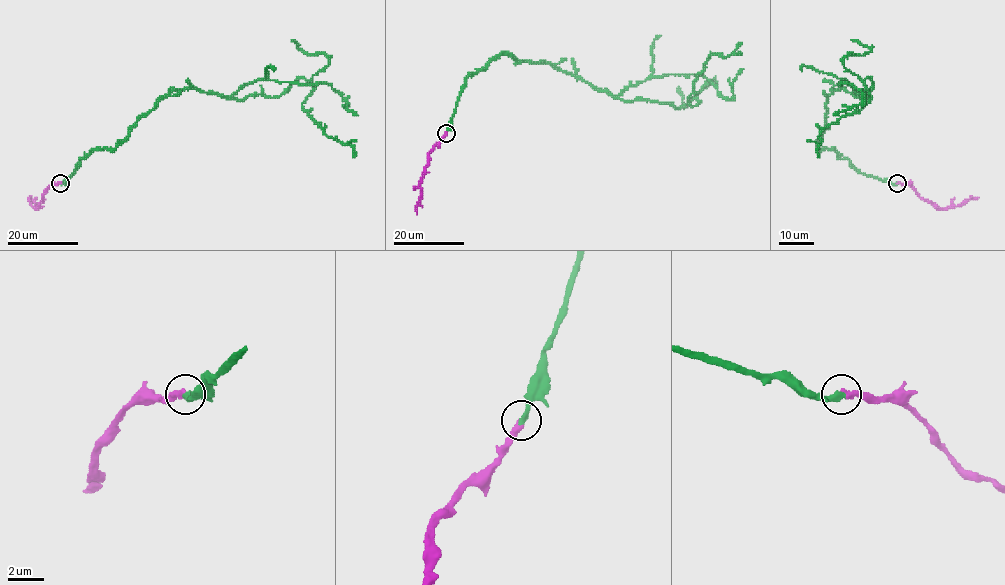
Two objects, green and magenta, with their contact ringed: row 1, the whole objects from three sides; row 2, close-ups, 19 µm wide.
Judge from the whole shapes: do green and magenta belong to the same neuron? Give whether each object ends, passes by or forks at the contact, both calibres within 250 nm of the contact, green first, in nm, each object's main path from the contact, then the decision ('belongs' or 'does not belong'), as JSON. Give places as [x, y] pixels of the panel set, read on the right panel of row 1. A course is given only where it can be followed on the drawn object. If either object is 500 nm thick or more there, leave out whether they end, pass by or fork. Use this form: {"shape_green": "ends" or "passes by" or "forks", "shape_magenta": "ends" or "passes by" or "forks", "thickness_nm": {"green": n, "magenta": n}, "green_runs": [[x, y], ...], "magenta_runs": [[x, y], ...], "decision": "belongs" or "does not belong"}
{"shape_green": "ends", "shape_magenta": "ends", "thickness_nm": {"green": 320, "magenta": 320}, "green_runs": [[898, 183], [818, 148], [828, 97], [841, 88], [865, 99], [869, 78], [870, 98], [829, 123], [817, 157]], "magenta_runs": [[898, 183], [908, 184], [921, 198], [941, 208], [961, 206], [968, 200], [979, 197]], "decision": "belongs"}

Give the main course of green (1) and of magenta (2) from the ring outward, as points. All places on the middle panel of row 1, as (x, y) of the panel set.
1: (446, 133), (465, 79), (501, 53), (624, 101), (682, 108), (697, 103), (687, 98), (708, 58), (737, 52)
2: (446, 133), (429, 157), (422, 177), (416, 215)

